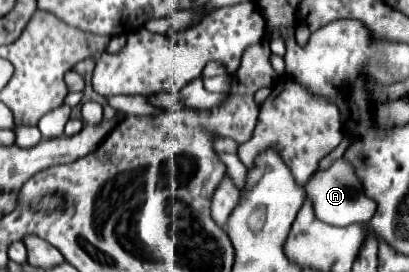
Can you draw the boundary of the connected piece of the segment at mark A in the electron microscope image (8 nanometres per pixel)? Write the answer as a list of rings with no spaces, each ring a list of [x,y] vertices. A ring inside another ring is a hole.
[[[343,158],[335,160],[329,170],[315,172],[311,180],[307,182],[305,190],[307,190],[307,196],[313,200],[315,216],[321,222],[327,222],[333,226],[349,226],[355,222],[367,222],[375,212],[375,202],[363,194],[361,182],[355,176],[353,166],[349,166],[349,162],[345,162]]]

